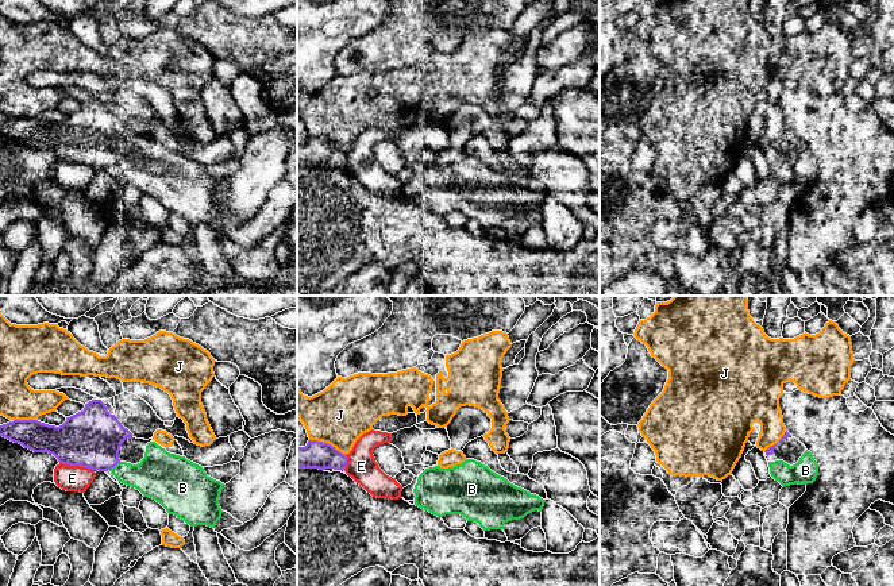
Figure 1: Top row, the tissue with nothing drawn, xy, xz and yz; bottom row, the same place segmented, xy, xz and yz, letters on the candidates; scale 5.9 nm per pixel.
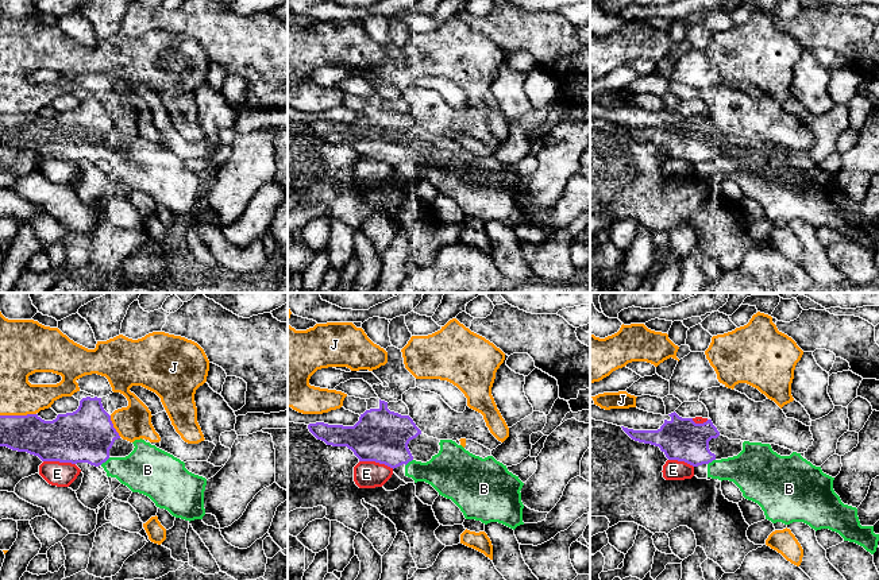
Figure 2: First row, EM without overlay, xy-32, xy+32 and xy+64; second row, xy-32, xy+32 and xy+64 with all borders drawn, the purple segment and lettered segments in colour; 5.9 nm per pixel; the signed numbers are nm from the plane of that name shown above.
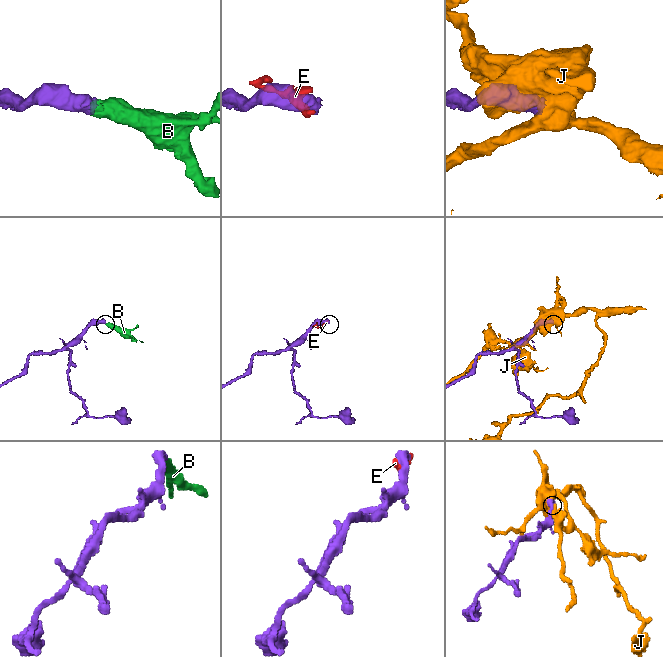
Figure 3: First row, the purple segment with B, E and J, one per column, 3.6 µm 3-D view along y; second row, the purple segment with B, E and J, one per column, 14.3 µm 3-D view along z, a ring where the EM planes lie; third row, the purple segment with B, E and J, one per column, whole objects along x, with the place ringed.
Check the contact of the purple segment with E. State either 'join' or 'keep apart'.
keep apart

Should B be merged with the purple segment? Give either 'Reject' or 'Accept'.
Accept

